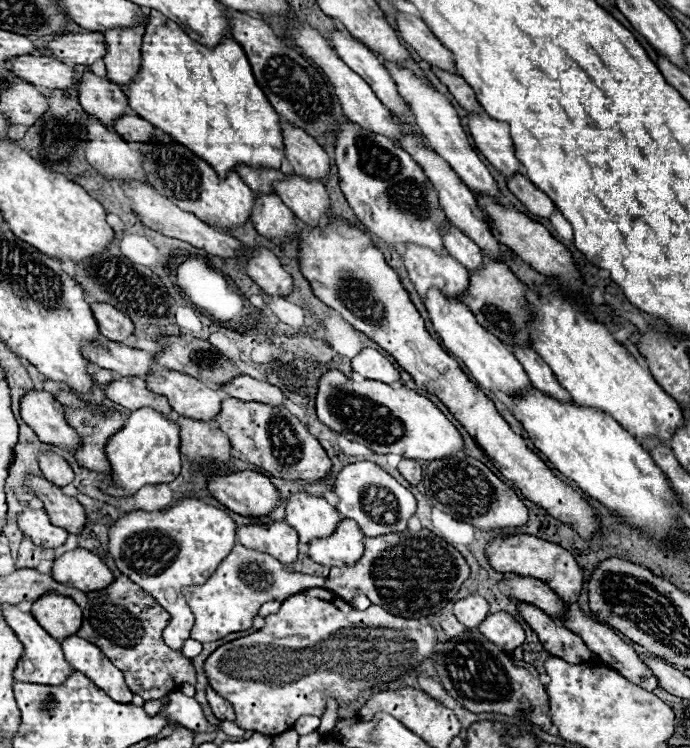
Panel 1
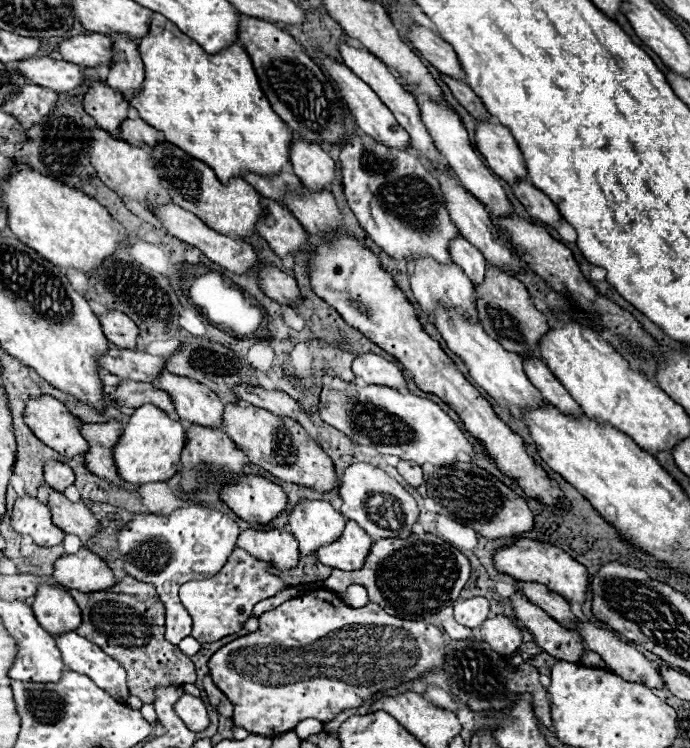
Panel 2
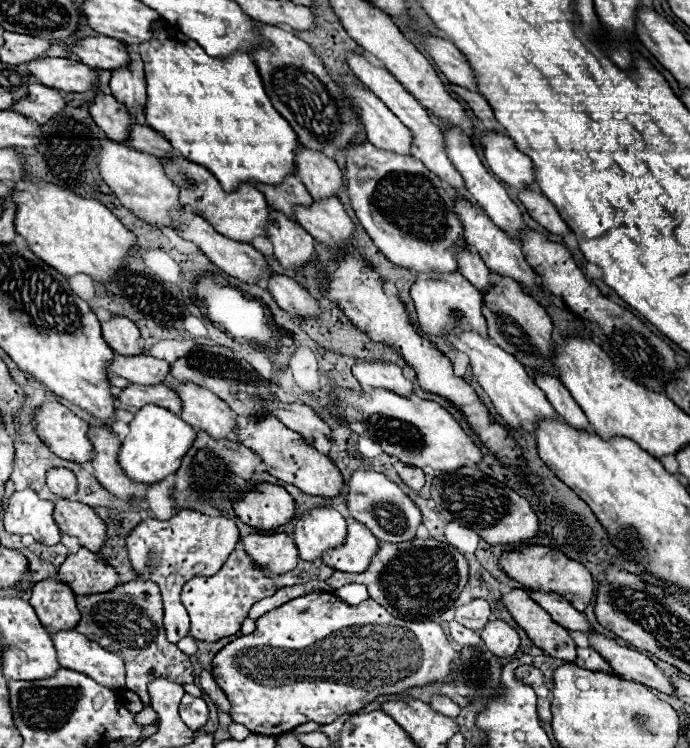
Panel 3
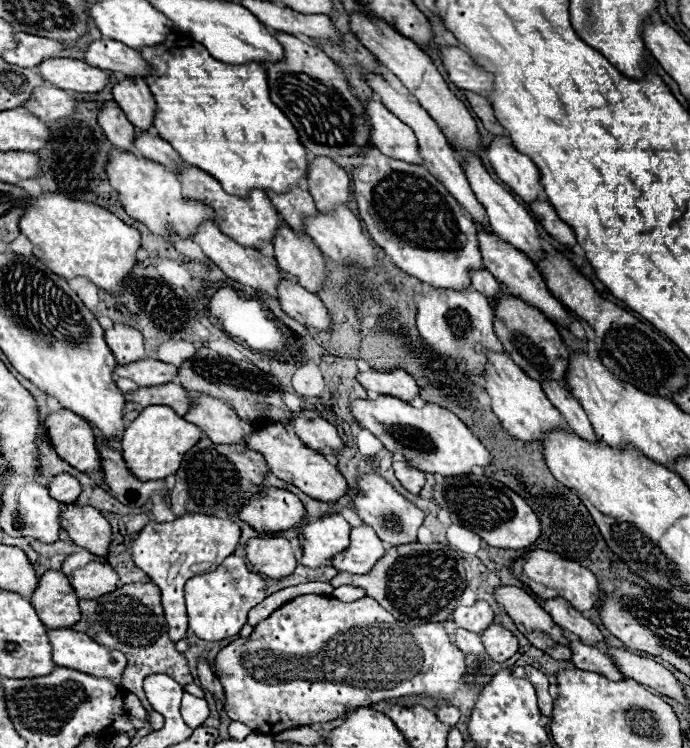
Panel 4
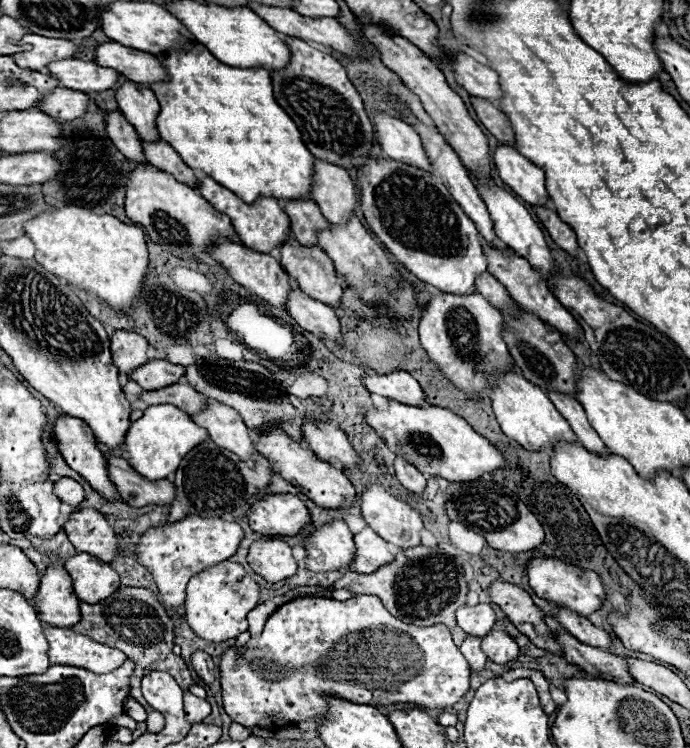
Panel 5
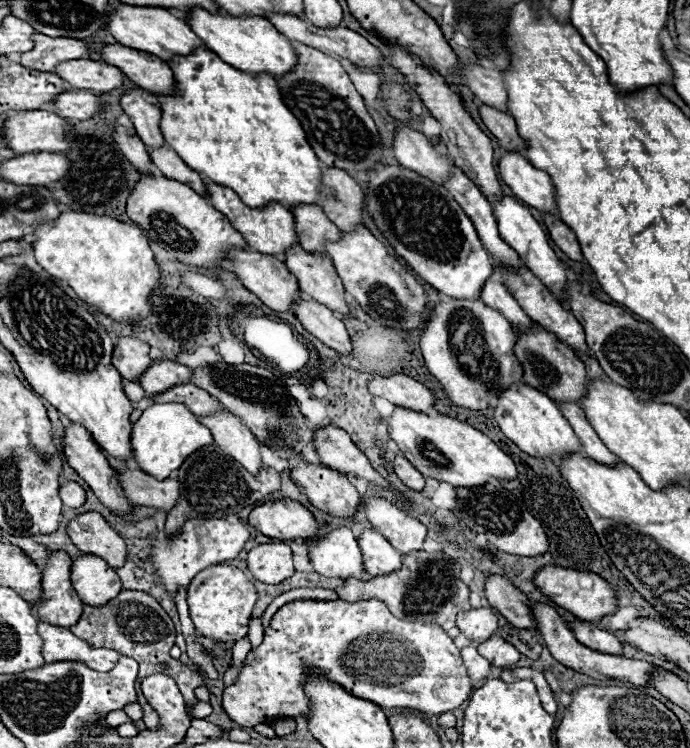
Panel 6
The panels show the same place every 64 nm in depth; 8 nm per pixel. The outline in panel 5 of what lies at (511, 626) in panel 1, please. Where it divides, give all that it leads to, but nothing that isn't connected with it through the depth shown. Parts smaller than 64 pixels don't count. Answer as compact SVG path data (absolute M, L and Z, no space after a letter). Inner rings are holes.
M494 630L494 632L488 632L486 636L482 636L482 650L496 664L506 664L506 662L518 658L516 640L510 634L506 634L504 630Z

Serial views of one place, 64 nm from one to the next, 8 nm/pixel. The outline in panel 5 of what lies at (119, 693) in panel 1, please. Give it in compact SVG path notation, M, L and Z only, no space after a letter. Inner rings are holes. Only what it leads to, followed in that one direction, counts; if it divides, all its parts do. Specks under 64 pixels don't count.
M44 626L44 634L50 644L50 664L72 664L104 674L120 668L126 660L124 652L98 644L84 634L76 634L72 628Z

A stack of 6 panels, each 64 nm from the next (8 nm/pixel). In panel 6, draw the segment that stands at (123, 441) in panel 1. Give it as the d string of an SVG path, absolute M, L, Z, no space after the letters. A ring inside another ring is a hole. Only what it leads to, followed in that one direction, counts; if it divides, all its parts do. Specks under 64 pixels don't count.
M152 404L144 410L140 420L132 428L130 446L136 464L154 478L168 478L170 472L178 470L180 464L204 444L212 444L212 434L202 426L196 416L184 404Z

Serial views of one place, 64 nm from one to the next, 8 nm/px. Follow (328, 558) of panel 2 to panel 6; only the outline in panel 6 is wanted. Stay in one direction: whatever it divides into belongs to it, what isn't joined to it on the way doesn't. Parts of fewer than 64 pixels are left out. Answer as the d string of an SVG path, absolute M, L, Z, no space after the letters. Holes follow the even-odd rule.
M368 528L358 536L358 546L362 550L362 564L364 570L370 576L388 574L400 568L400 552L388 544L384 536L380 536L376 530Z

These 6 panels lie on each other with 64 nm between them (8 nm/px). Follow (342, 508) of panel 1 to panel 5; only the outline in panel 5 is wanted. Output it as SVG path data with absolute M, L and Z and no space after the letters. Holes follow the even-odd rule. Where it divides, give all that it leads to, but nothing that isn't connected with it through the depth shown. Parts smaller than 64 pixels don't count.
M370 484L360 494L362 518L386 542L398 548L420 544L422 516L400 498L392 496L382 484Z

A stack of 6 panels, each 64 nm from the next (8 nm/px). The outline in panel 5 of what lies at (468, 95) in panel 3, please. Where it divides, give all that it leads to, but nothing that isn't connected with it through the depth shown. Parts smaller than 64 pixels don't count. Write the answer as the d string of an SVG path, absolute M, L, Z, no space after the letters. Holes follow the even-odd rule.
M470 96L470 102L472 102L480 122L486 126L486 130L490 134L494 134L498 138L500 144L508 144L514 138L512 128L508 128L510 122L506 120L506 116L498 108L494 108L492 102L488 102L484 98L476 98L476 96Z

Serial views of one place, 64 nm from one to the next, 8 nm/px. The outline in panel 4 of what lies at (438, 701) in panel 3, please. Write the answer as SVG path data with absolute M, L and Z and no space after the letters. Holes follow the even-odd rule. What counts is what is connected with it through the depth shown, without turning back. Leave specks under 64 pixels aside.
M448 702L438 704L438 720L442 720L444 724L454 726L458 722L458 718L460 718L460 710L456 706L452 706Z

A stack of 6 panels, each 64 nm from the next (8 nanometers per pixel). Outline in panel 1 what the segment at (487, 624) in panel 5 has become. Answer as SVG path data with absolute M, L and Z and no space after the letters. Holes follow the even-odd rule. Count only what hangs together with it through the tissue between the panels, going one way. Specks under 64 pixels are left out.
M466 596L454 604L454 614L466 628L476 628L488 612L490 606L482 596Z

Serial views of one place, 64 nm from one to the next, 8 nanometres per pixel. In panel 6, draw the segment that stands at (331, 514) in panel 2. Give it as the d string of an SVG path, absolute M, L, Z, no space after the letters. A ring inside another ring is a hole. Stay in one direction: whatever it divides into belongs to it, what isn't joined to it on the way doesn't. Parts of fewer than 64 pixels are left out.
M340 526L324 536L310 538L308 556L314 572L322 576L338 576L338 578L360 578L368 580L370 576L362 568L362 552L356 544L356 538L350 528Z

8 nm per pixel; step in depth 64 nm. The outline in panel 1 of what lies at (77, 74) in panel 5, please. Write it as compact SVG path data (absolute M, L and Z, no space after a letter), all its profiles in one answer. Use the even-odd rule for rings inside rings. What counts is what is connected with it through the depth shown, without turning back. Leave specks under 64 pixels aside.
M16 56L16 60L6 60L6 68L20 78L22 82L34 84L38 88L48 88L48 90L66 90L74 84L74 68L64 66L58 60L44 58L44 56Z

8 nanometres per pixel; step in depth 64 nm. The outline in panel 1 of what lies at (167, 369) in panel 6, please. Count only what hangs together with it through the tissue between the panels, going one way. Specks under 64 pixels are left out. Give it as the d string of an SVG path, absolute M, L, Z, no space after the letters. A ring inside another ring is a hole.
M100 336L96 344L84 344L84 358L120 376L138 376L138 378L144 378L150 370L150 364L154 362L152 354L138 348L128 348L104 336Z

